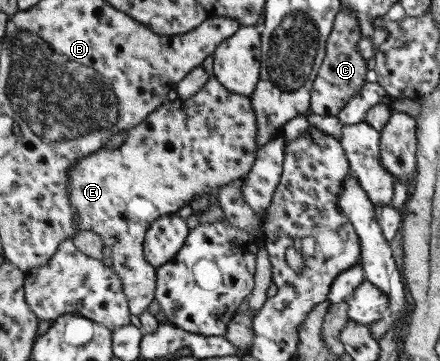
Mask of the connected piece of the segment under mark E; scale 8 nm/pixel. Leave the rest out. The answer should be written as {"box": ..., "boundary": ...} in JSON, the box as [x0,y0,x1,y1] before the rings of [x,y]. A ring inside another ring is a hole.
{"box":[68,76,257,316],"boundary":[[[212,76],[190,99],[178,97],[165,102],[136,127],[127,130],[124,144],[115,150],[106,148],[76,159],[68,170],[68,199],[76,209],[79,231],[93,229],[104,245],[112,249],[113,267],[122,283],[129,303],[129,312],[139,316],[154,301],[156,270],[146,261],[143,241],[150,224],[159,218],[176,214],[196,196],[214,199],[222,186],[243,181],[256,159],[257,119],[250,97],[228,91]]]}

